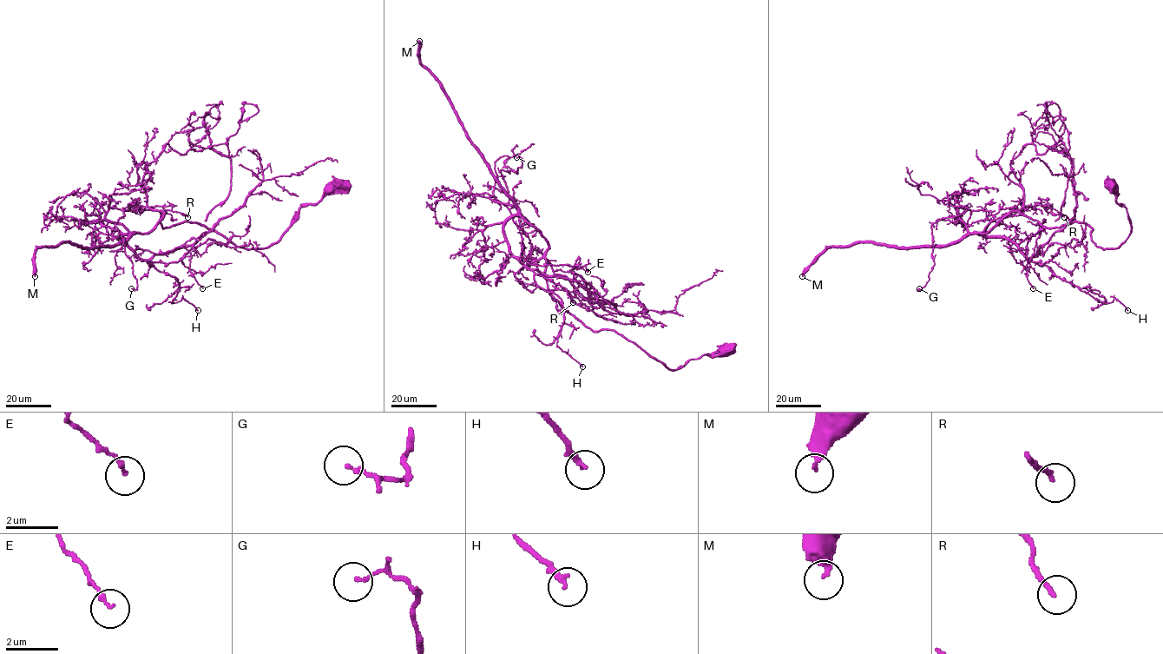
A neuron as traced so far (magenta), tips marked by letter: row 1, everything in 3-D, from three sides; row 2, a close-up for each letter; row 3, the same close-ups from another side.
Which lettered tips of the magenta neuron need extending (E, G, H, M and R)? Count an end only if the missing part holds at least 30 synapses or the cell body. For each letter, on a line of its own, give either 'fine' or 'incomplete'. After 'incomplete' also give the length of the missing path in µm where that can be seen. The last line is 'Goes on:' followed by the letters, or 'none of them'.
E: fine
G: fine
H: fine
M: incomplete; missing 300 µm
R: fine
Goes on: M

